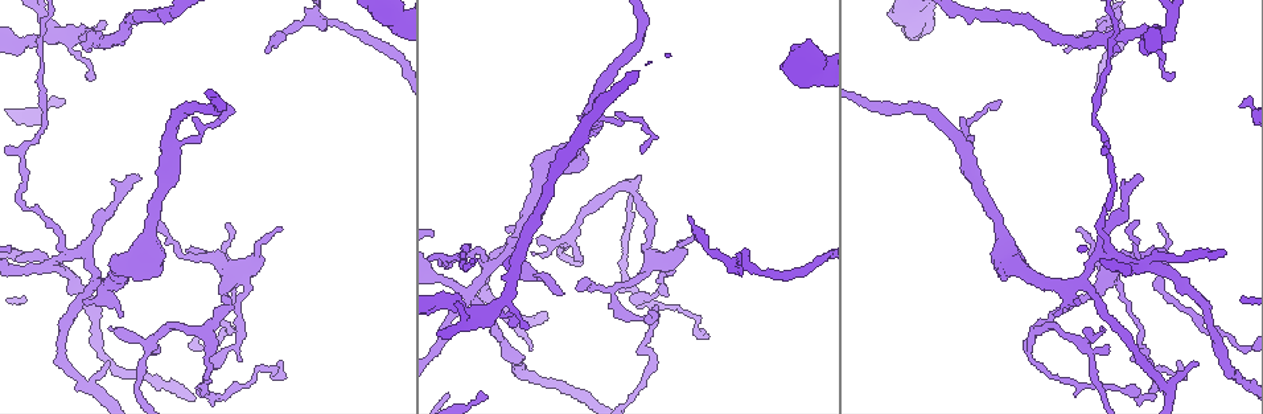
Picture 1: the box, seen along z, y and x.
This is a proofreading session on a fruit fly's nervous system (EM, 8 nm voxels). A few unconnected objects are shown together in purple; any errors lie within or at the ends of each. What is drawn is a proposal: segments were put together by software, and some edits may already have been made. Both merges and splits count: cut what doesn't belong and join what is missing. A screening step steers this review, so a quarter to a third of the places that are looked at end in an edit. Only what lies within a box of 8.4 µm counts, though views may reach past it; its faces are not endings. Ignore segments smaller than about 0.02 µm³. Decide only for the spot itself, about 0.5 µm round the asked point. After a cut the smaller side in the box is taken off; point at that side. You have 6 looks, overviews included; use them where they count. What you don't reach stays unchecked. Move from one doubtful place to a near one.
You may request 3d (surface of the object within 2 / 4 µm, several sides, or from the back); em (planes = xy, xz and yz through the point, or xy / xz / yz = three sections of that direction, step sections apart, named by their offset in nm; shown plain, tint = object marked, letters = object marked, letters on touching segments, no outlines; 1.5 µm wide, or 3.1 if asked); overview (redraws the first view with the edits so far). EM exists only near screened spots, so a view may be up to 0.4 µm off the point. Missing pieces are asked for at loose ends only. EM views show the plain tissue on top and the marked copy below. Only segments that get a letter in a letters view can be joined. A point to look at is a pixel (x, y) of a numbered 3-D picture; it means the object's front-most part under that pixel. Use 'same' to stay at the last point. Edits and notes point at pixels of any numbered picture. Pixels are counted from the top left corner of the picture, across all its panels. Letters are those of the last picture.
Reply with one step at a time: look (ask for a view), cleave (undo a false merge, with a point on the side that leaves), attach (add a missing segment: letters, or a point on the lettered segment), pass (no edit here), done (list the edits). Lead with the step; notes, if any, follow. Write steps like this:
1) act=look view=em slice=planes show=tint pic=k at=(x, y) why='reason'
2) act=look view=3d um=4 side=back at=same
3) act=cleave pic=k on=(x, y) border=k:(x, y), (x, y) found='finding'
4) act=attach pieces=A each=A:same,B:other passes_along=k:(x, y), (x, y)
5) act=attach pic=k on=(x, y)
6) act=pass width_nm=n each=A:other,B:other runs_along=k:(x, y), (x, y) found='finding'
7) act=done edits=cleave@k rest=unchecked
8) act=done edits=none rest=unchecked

act=look view=3d um=4 side=back pic=1 at=(1100, 328)

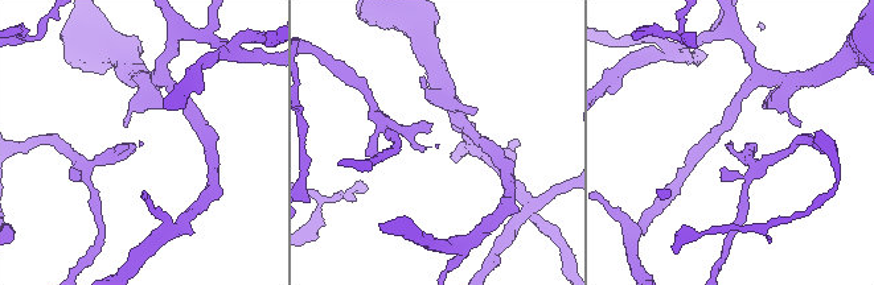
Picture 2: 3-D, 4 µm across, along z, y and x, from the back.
act=look view=em slice=yz step=4 show=tint pic=2 at=(439, 144)

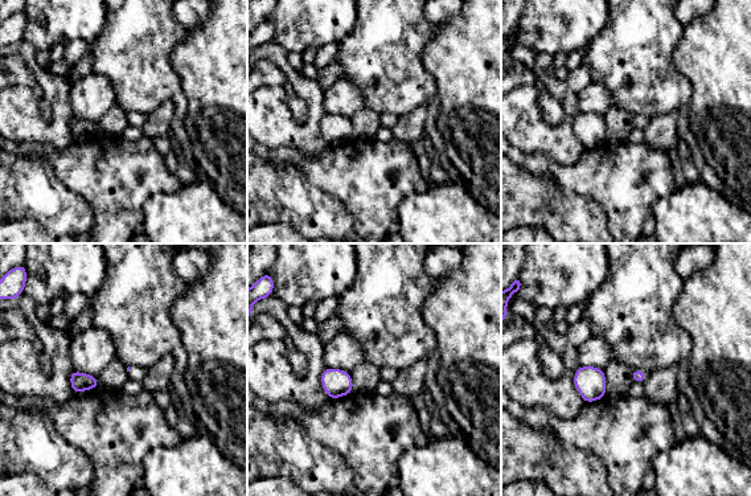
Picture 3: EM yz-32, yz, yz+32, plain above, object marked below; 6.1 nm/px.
act=look view=em slice=xy step=8 show=letters at=same

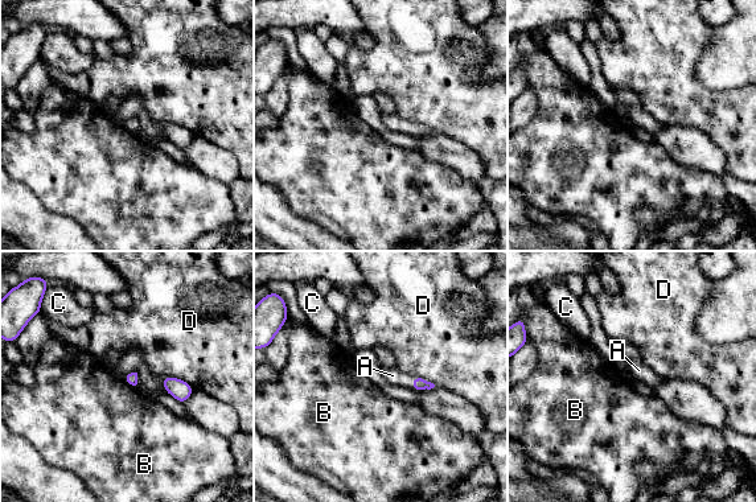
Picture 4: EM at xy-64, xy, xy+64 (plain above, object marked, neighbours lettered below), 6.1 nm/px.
act=attach pieces=A each=A:same,B:other,C:other,D:other passes_along=4:(418, 383), (413, 383), (393, 375) found='the neuron continues'

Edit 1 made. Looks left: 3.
act=look view=overview

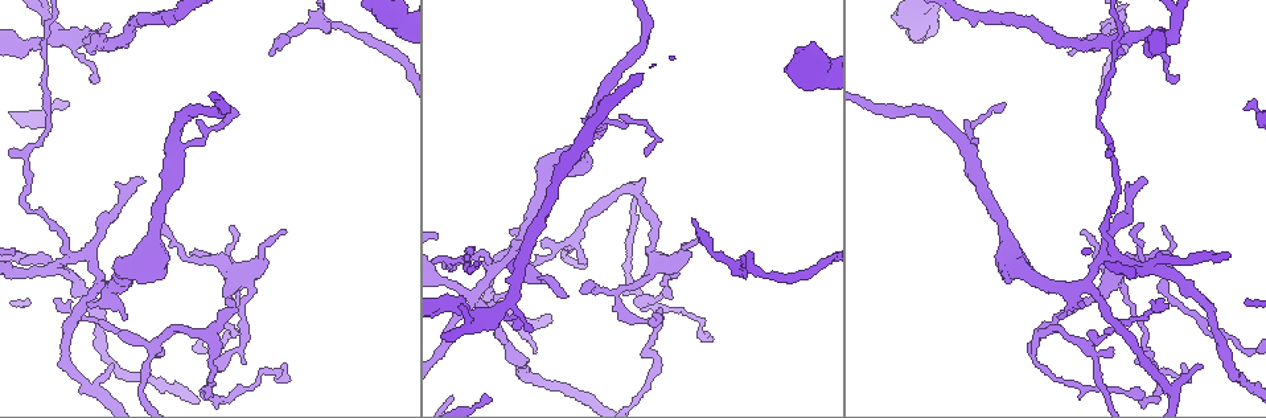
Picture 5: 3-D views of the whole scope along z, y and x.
act=look view=em slice=planes show=letters pic=5 at=(1143, 224)

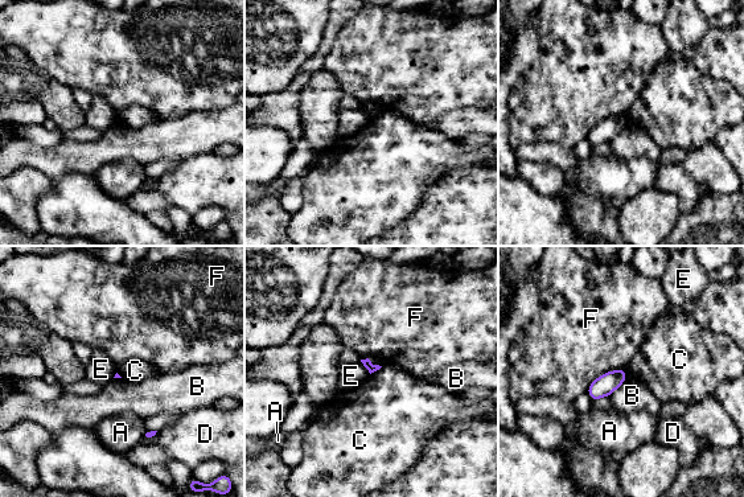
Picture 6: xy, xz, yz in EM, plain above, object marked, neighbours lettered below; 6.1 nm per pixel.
act=pass each=A:other,B:other,C:other,D:other,E:other,F:other border=6:(382, 366), (370, 374) found='no lettered segment goes on from it'

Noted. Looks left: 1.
act=look view=em slice=planes show=letters pic=5 at=(1167, 40) why='three-way junction'

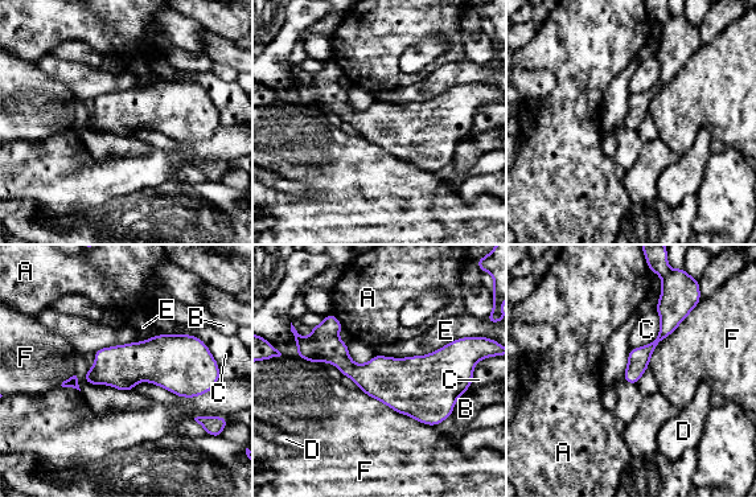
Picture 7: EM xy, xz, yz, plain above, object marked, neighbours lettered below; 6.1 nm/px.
act=pass each=A:other,B:other,C:other,D:other,E:other,F:other border=7:(360, 389), (395, 411), (434, 426) found='all the same neuron'

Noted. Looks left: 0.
act=done edits=attach@4 rest=unchecked

